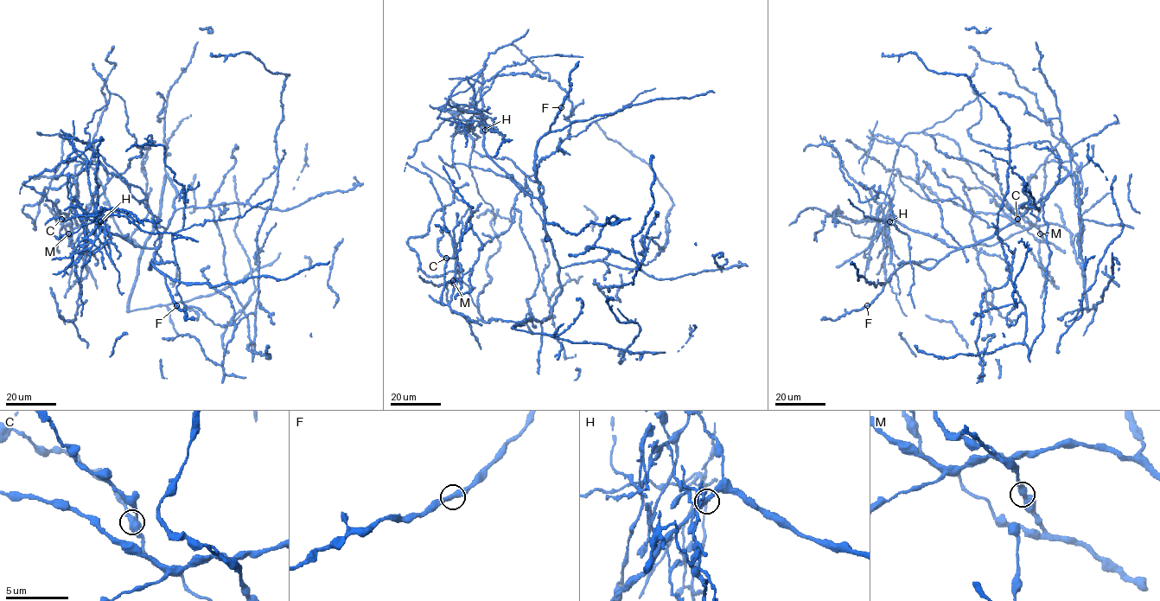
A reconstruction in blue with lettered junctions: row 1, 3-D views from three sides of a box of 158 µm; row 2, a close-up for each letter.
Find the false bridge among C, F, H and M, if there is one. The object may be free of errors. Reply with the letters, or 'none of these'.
H

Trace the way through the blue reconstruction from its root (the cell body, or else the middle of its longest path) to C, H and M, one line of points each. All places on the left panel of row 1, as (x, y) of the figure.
C: (176, 209), (166, 175), (142, 249), (86, 161), (78, 226), (60, 240), (61, 219)
H: (176, 209), (161, 237), (160, 244), (154, 248), (135, 246), (118, 235), (102, 230), (99, 222)
M: (176, 209), (166, 175), (142, 249), (121, 233), (97, 163), (86, 161), (75, 167), (78, 226), (68, 233)

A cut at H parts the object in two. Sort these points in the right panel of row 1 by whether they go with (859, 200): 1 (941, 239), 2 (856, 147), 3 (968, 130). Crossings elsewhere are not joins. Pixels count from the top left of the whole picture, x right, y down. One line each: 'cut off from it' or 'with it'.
1: cut off from it
2: cut off from it
3: cut off from it

